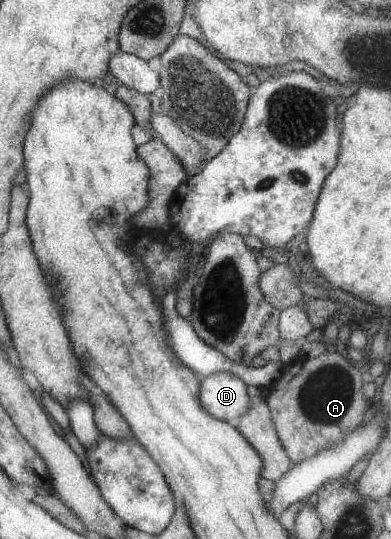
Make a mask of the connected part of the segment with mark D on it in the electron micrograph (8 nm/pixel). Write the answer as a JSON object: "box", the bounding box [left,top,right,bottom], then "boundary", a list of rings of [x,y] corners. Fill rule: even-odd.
{"box":[198,372,250,425],"boundary":[[[214,372],[199,381],[198,402],[215,419],[235,425],[250,408],[248,385],[229,372]]]}

